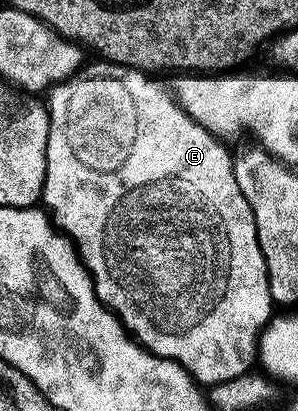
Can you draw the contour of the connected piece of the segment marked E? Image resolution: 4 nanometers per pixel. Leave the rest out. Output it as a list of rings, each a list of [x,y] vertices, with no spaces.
[[[109,62],[98,63],[102,64],[85,65],[84,72],[87,72],[87,76],[69,76],[49,89],[50,125],[41,203],[53,227],[72,241],[79,261],[90,274],[98,301],[117,315],[123,328],[147,352],[154,356],[162,356],[166,360],[174,360],[181,368],[186,369],[199,385],[211,386],[228,382],[237,375],[251,371],[258,355],[258,338],[267,322],[272,319],[272,301],[264,254],[258,245],[252,206],[248,206],[248,198],[244,198],[244,194],[240,194],[240,186],[236,186],[232,152],[222,145],[225,143],[219,137],[213,136],[204,126],[200,126],[178,105],[167,85],[165,88],[164,85],[157,84],[154,81],[157,79],[136,68],[124,68],[121,64]]]

